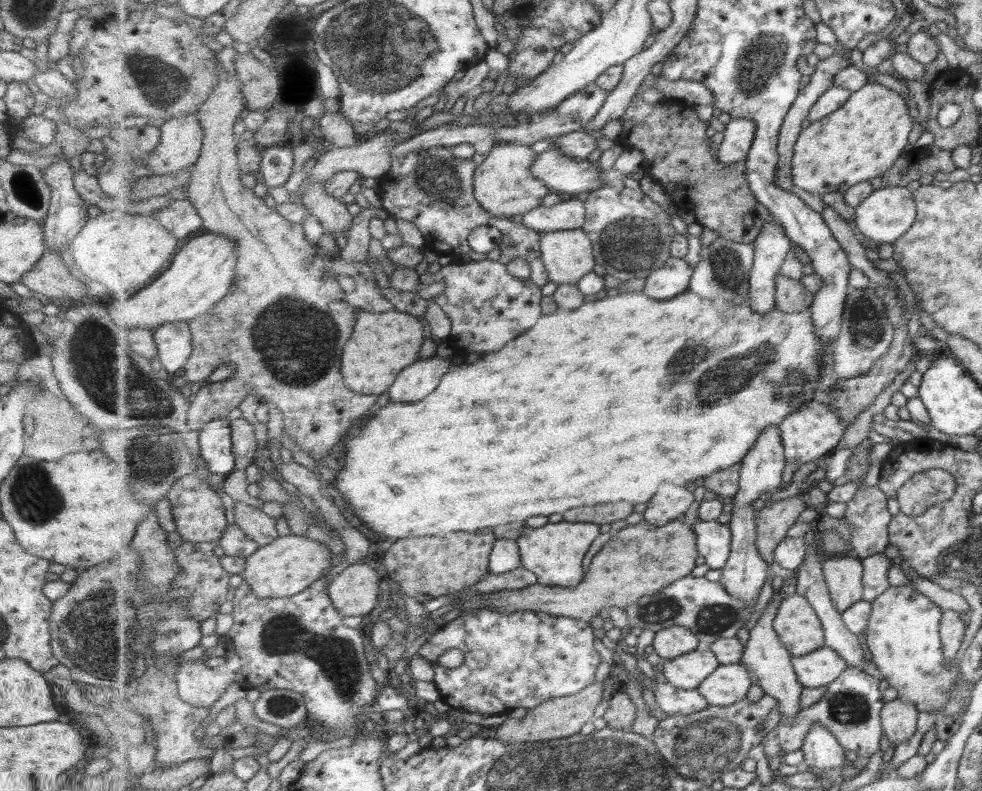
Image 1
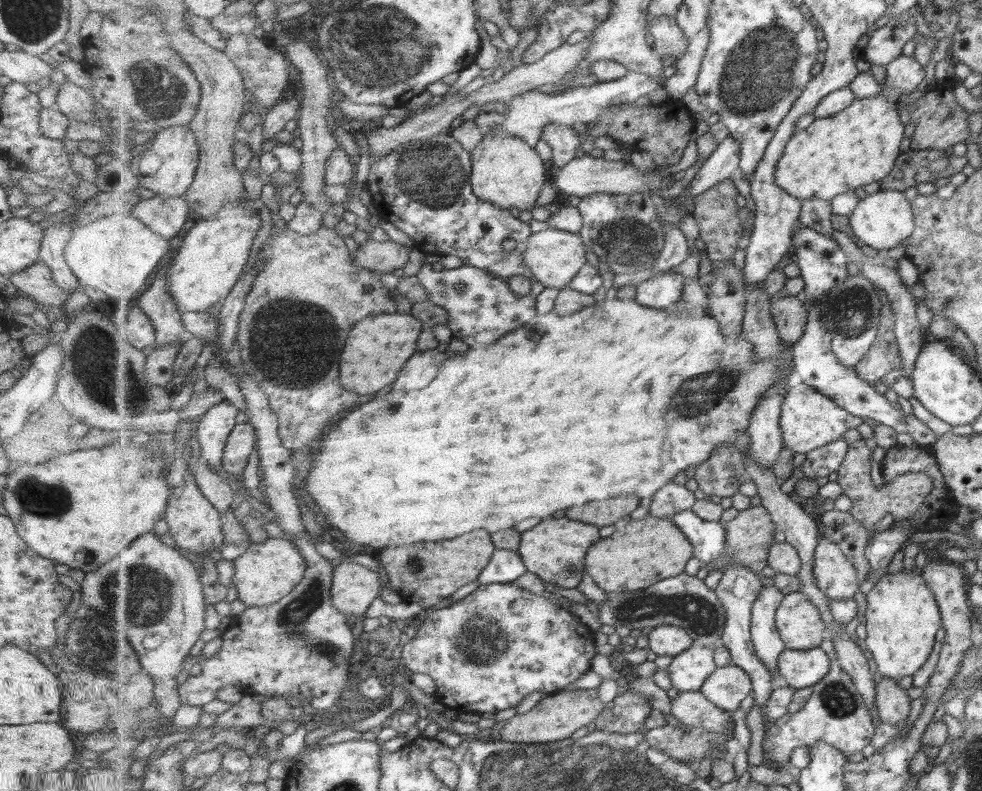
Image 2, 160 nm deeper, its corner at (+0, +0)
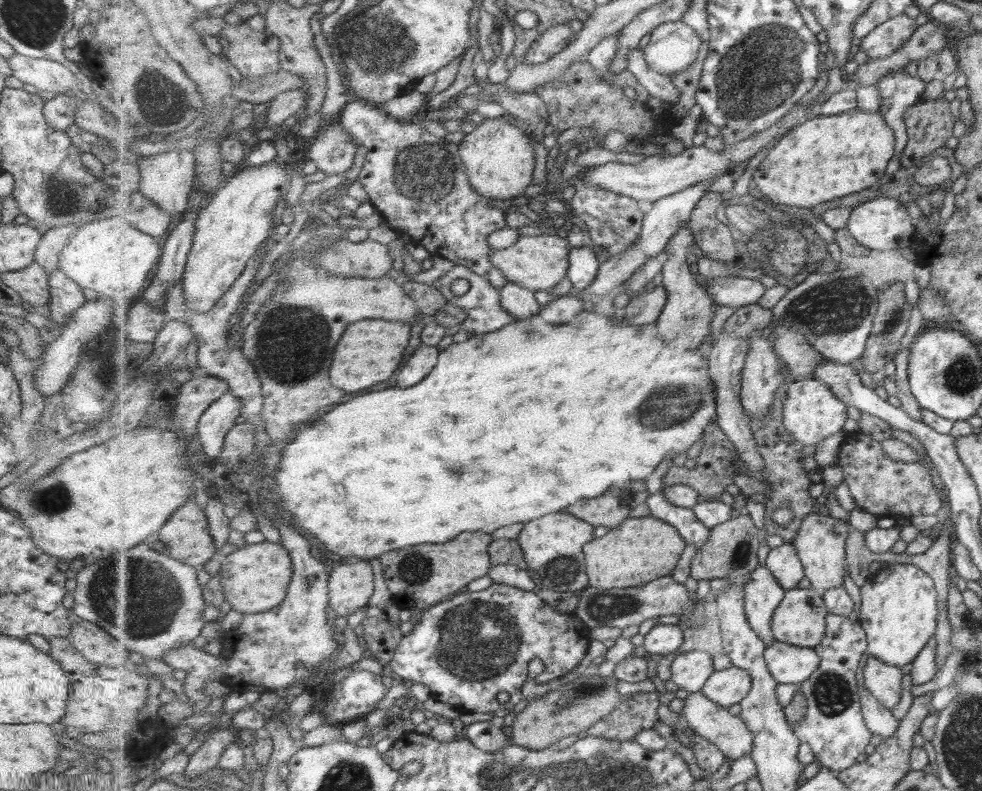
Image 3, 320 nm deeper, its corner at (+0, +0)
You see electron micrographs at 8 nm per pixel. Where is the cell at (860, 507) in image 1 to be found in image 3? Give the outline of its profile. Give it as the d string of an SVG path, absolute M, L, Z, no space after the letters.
M862 432L848 435L841 445L837 462L843 470L847 484L857 508L878 517L894 517L897 520L913 516L935 514L940 507L940 495L931 483L928 469L919 462L901 462L890 459L883 445Z

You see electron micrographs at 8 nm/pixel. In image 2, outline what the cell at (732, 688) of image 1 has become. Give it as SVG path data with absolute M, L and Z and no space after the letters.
M731 664L718 667L700 691L719 708L733 712L751 694L751 689L751 675L740 666Z

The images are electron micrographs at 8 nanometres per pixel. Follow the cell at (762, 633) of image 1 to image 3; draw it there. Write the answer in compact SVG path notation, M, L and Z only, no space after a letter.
M765 565L750 574L744 586L746 615L750 625L763 637L766 646L777 641L772 622L775 611L786 597L786 592L774 574Z

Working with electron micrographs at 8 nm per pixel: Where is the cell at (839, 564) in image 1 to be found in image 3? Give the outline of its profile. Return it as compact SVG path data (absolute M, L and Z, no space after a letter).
M811 513L805 517L793 543L813 588L824 592L831 588L843 587L845 571L847 572L845 565L848 538L850 538L850 528L841 519L820 513Z

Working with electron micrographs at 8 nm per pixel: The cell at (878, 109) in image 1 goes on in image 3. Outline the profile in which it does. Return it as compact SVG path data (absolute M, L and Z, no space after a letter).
M859 106L835 116L815 116L795 127L766 154L759 168L752 174L752 184L775 204L814 209L823 202L843 198L876 185L896 152L895 131L880 111L865 112Z

